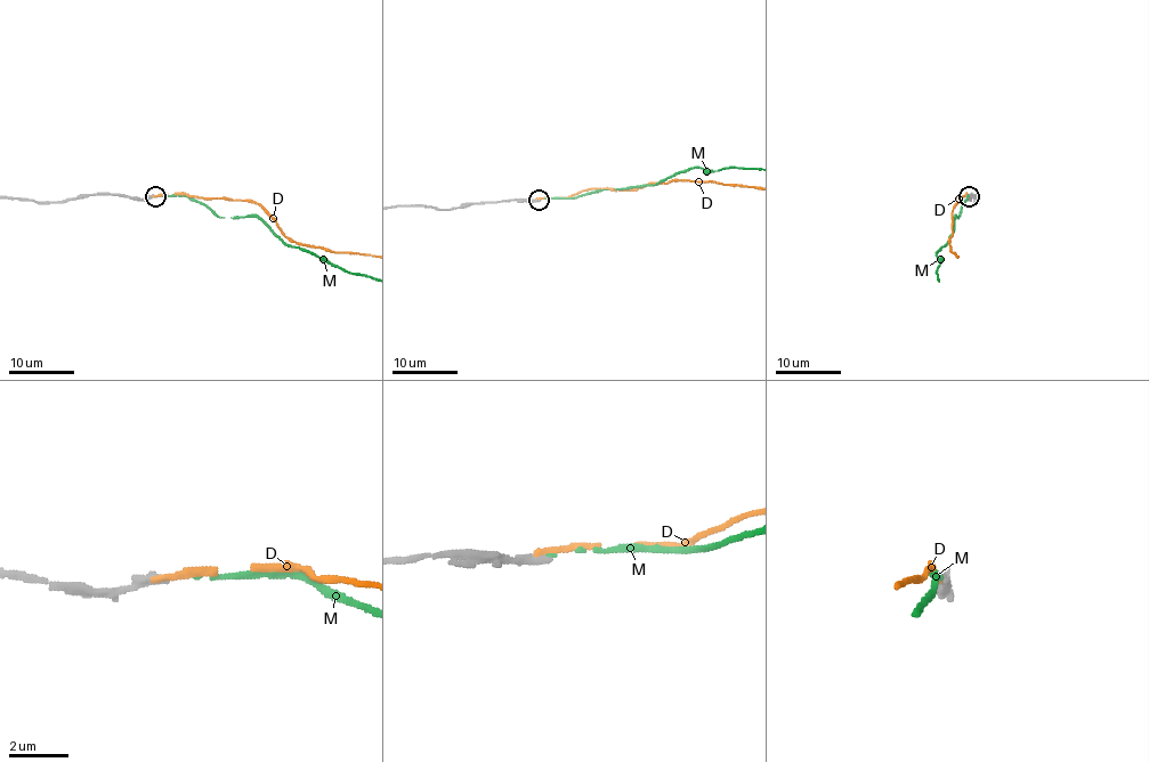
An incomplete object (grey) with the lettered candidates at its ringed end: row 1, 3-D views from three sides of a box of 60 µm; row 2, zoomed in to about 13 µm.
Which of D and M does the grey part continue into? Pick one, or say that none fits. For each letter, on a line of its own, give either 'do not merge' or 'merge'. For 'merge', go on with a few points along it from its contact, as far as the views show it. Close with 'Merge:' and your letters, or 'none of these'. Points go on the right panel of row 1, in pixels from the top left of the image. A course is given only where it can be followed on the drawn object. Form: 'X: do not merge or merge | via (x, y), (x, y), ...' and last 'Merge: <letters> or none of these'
D: do not merge
M: merge
Merge: M

